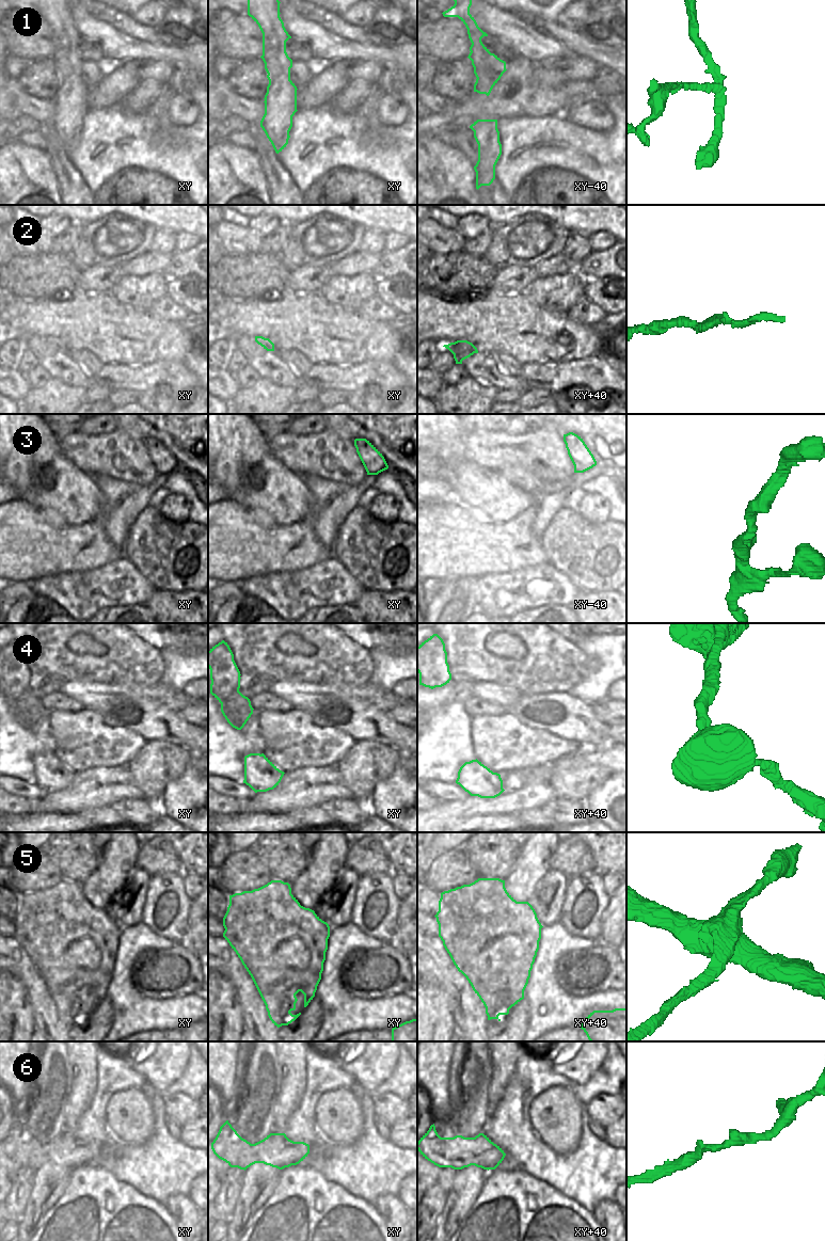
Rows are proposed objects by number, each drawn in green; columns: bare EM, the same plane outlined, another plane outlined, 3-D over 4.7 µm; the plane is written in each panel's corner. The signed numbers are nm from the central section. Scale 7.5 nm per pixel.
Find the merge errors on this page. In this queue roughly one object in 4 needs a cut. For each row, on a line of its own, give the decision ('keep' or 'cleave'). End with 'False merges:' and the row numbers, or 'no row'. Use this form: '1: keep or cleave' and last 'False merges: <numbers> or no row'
1: cleave
2: keep
3: keep
4: cleave
5: cleave
6: keep
False merges: 1, 4, 5

